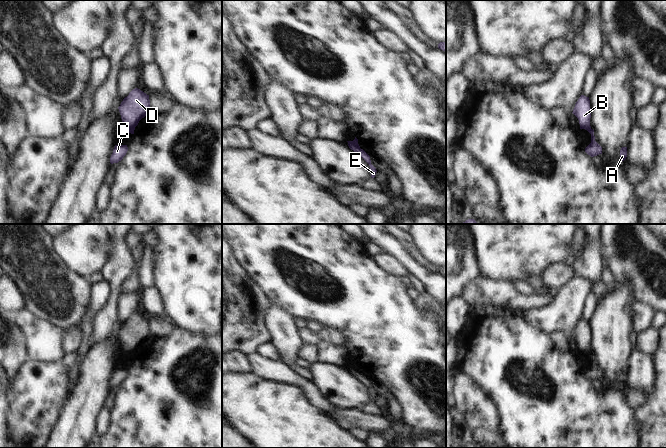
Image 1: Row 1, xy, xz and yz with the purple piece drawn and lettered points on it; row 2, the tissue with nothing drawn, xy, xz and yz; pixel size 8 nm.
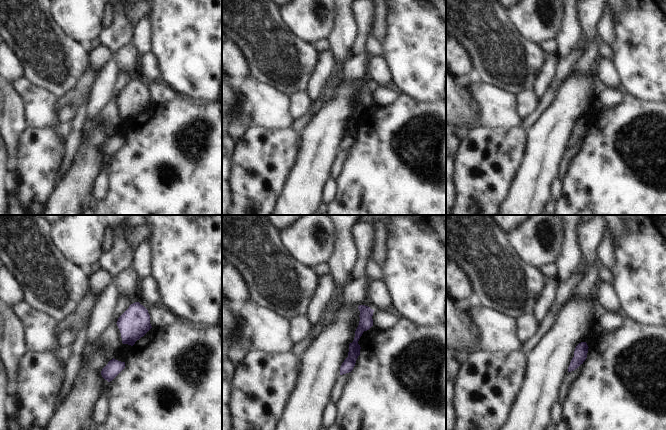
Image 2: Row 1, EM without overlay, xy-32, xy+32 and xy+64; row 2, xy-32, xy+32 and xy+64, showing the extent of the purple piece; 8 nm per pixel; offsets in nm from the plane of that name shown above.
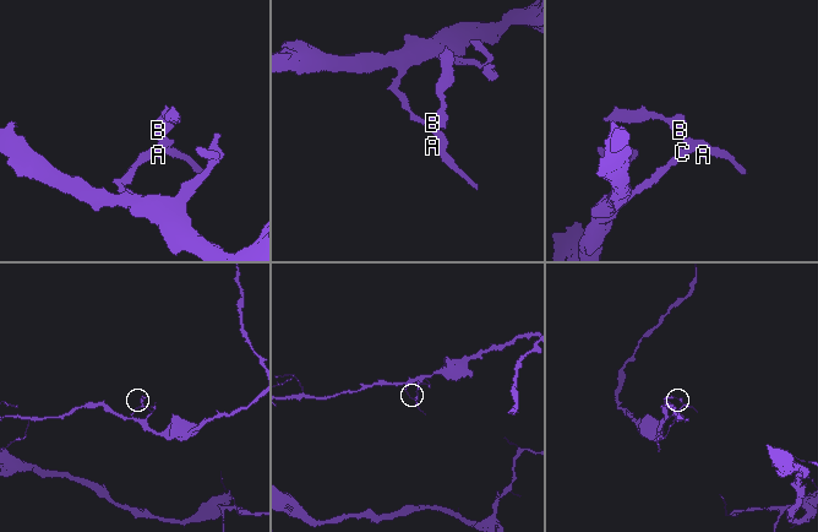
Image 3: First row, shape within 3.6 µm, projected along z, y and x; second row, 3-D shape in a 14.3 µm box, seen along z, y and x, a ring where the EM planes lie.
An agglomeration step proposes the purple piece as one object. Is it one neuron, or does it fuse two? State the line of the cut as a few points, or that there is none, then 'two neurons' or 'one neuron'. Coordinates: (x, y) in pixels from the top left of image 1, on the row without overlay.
cut yz (590, 352), (587, 354); two neurons

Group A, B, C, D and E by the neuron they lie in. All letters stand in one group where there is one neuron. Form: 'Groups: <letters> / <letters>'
Groups: A C E / B D

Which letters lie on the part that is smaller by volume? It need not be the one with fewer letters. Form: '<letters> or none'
B, D

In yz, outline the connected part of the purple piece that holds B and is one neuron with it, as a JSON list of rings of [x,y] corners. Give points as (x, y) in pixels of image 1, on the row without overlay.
[[[581,319],[578,325],[575,328],[575,331],[572,336],[579,344],[580,353],[589,354],[590,342],[591,342],[591,332],[589,321]]]

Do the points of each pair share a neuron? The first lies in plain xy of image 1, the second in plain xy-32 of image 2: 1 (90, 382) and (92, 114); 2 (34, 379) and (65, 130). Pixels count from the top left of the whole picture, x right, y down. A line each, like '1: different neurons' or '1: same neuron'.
1: different neurons
2: different neurons

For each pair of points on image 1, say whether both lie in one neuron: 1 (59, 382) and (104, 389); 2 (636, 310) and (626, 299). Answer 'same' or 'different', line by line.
1: different
2: different

